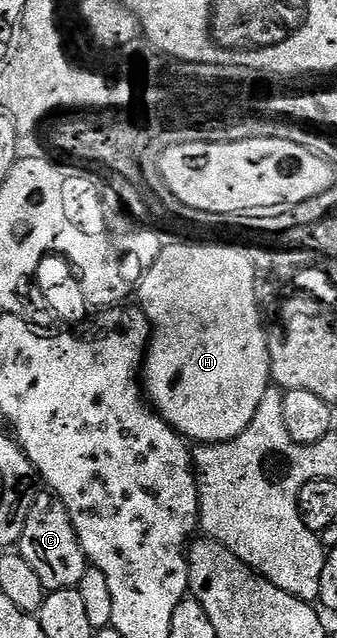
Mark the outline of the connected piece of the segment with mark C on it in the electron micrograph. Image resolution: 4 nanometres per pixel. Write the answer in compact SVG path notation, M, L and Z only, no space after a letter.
M48 491L38 492L33 498L27 511L27 519L23 523L19 552L23 559L27 559L31 571L39 575L39 583L43 583L47 591L76 589L87 568L85 552L82 551L79 539L75 535L75 527L71 523L65 504Z

